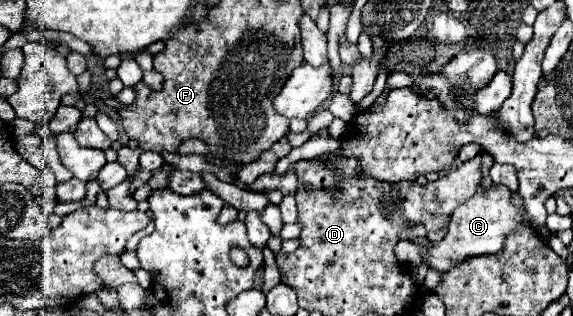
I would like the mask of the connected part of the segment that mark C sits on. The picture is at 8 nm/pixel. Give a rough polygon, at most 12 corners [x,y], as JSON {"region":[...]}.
{"region":[[480,186],[452,212],[446,236],[422,252],[446,272],[466,256],[502,250],[528,224],[508,188]]}

